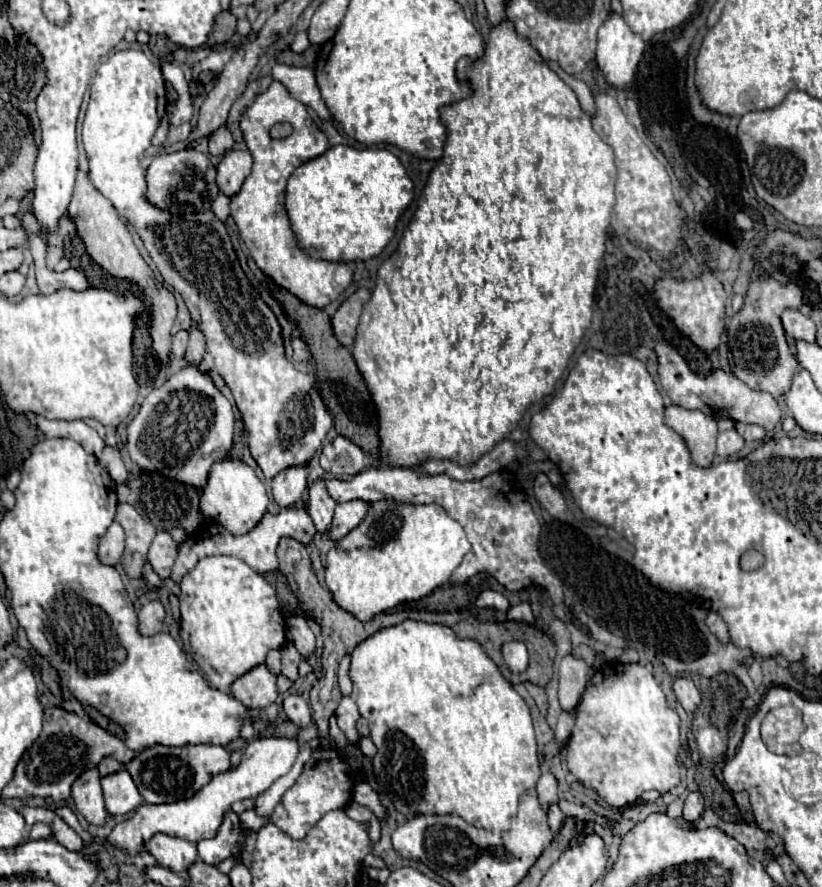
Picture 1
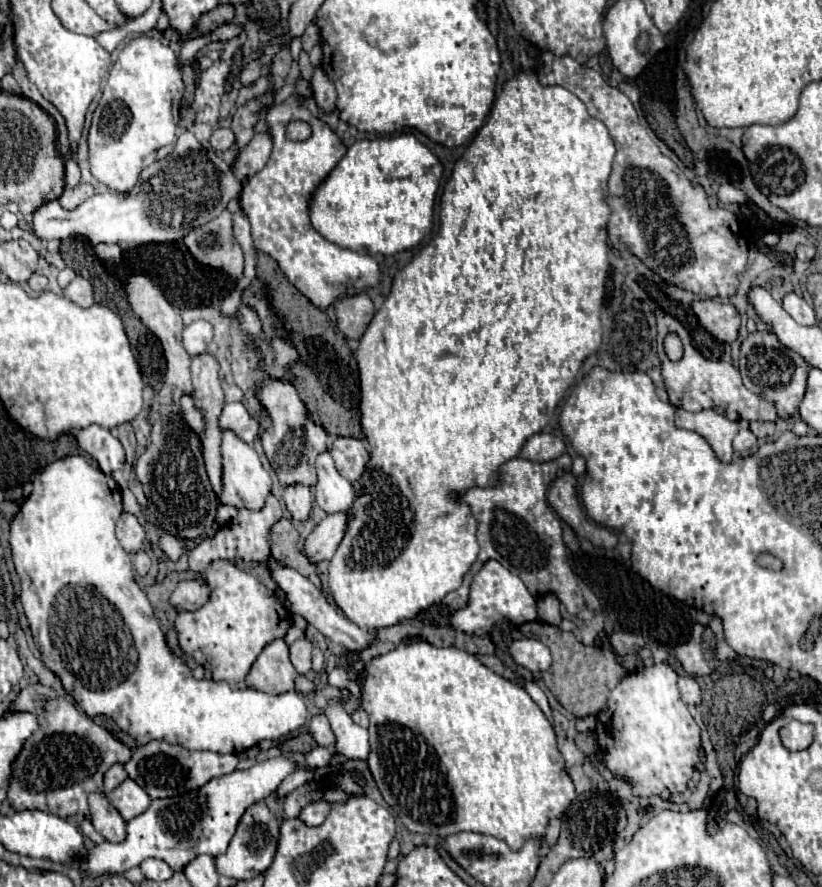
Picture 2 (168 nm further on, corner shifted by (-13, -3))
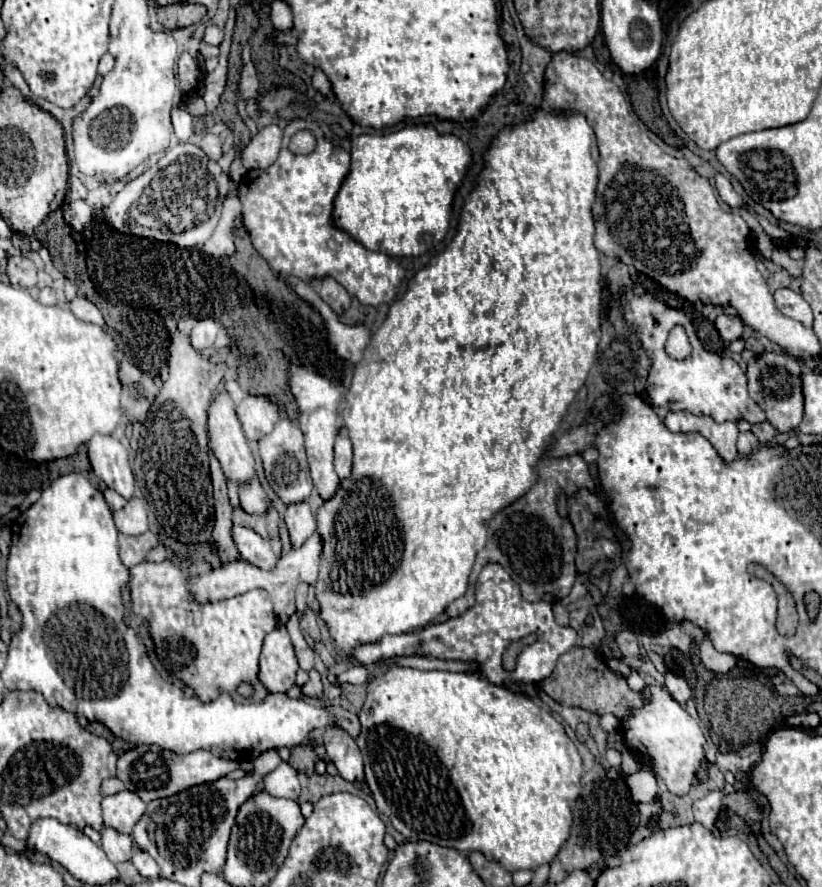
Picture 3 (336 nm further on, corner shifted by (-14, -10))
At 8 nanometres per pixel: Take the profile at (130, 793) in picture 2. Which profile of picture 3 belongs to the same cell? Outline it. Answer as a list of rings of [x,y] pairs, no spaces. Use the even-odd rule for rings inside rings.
[[[121,791],[111,797],[103,797],[101,811],[103,811],[103,827],[115,829],[119,833],[131,833],[133,825],[145,813],[145,803],[131,791]]]

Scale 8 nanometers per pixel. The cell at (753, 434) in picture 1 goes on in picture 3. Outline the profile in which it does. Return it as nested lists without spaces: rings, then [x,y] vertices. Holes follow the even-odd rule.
[[[763,421],[763,423],[757,423],[757,425],[753,425],[751,427],[751,431],[759,437],[759,441],[765,445],[765,443],[769,443],[775,435],[777,435],[777,429],[769,423],[769,421]]]

